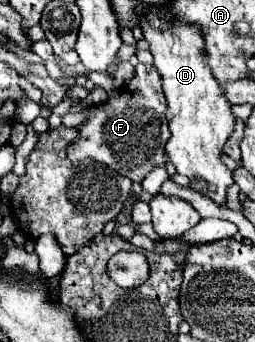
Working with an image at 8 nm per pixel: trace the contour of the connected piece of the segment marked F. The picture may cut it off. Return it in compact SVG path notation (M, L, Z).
M138 63L134 79L120 89L116 99L108 99L106 103L92 107L90 119L80 125L80 139L68 147L68 157L72 161L90 157L94 161L106 163L124 177L142 183L152 169L166 167L164 145L168 139L170 129L166 123L162 77L158 77L158 69L154 69L154 65Z

